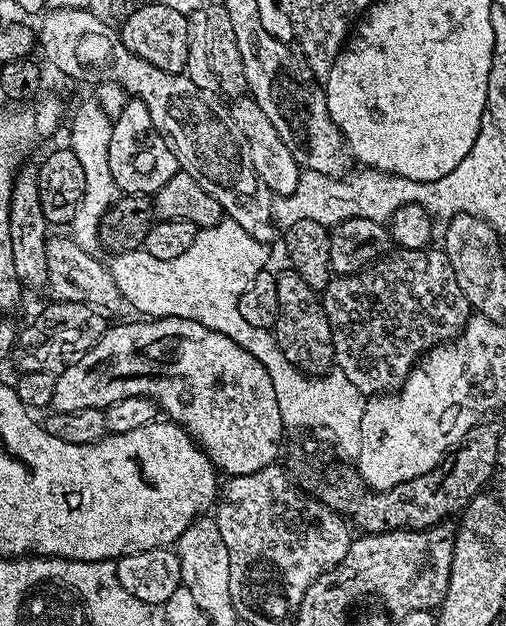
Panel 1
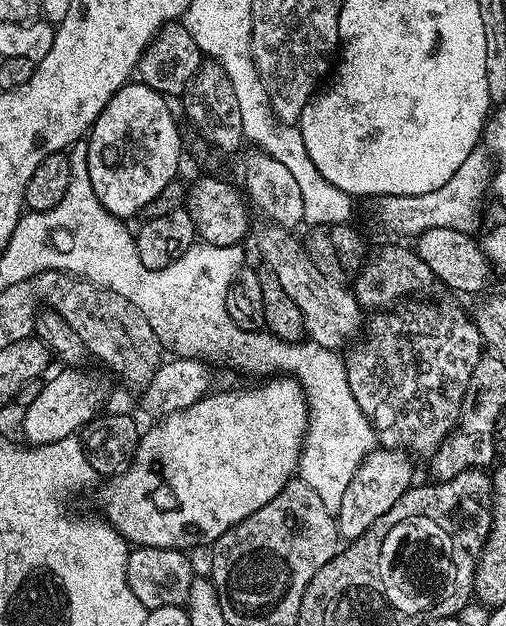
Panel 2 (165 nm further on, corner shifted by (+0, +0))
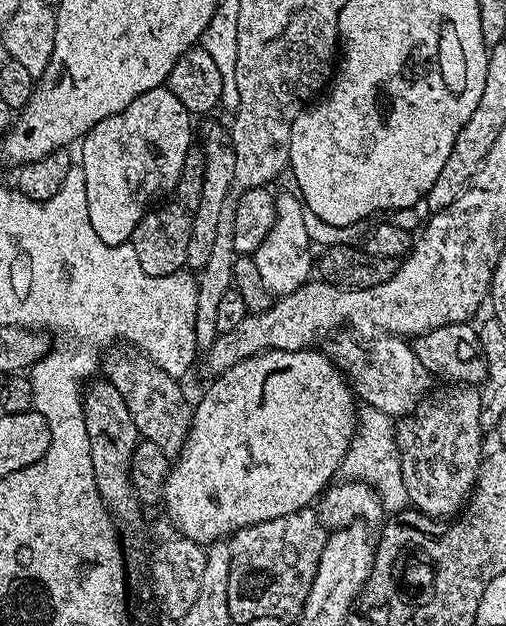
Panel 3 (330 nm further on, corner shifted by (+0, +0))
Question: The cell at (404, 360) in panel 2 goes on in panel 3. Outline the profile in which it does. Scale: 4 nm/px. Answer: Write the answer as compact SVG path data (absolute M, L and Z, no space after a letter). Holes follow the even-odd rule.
M475 387L457 388L460 389L444 398L419 405L415 412L401 417L396 425L408 501L425 516L439 520L451 519L463 509L479 481L484 457L483 397Z

